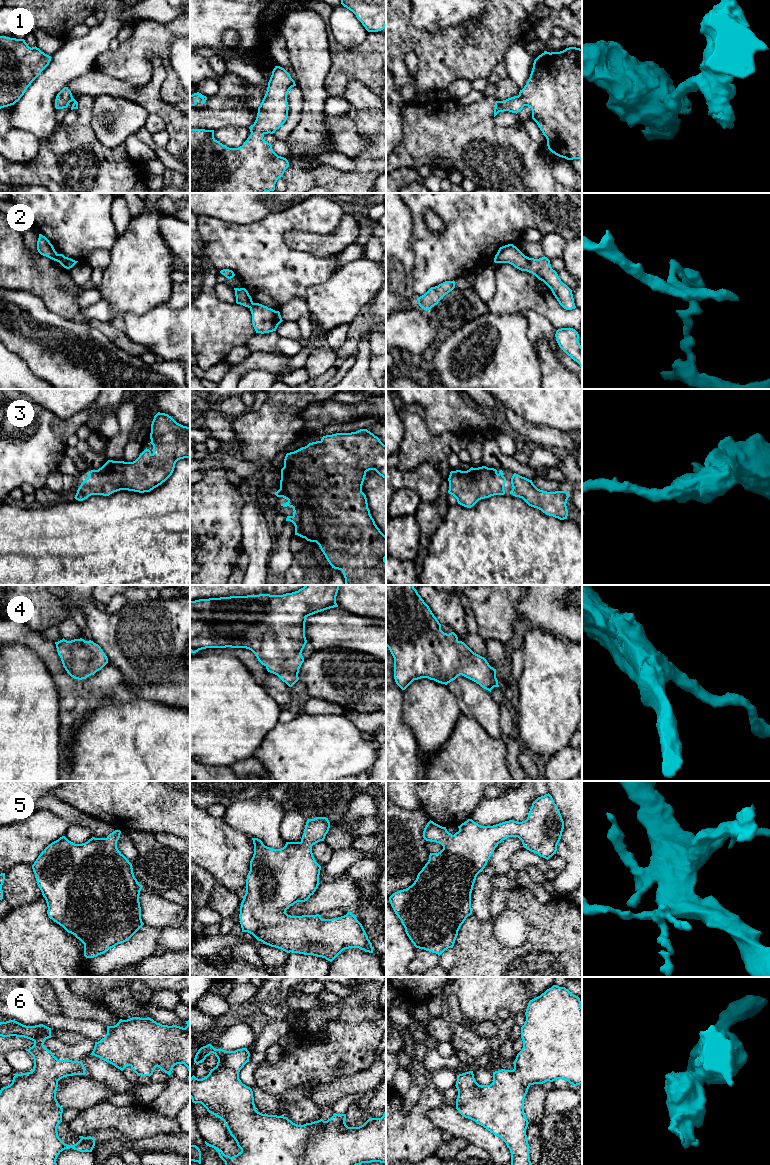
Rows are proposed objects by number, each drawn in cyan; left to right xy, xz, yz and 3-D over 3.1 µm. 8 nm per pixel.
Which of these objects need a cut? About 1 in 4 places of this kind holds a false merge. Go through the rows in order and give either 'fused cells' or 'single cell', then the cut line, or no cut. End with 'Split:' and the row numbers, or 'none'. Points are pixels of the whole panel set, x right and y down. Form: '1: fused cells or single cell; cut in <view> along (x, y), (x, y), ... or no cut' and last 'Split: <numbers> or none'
1: single cell; no cut
2: fused cells; cut in xy along (56, 254), (57, 260)
3: single cell; no cut
4: single cell; no cut
5: single cell; no cut
6: single cell; no cut
Split: 2

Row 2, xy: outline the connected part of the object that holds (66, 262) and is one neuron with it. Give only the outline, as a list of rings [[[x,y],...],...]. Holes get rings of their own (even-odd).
[[[57,254],[57,262],[59,262],[64,268],[72,268],[78,261],[65,257],[63,254]]]

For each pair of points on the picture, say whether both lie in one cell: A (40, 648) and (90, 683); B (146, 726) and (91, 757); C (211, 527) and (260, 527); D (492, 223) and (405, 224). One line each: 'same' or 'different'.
A: same
B: same
C: different
D: different

